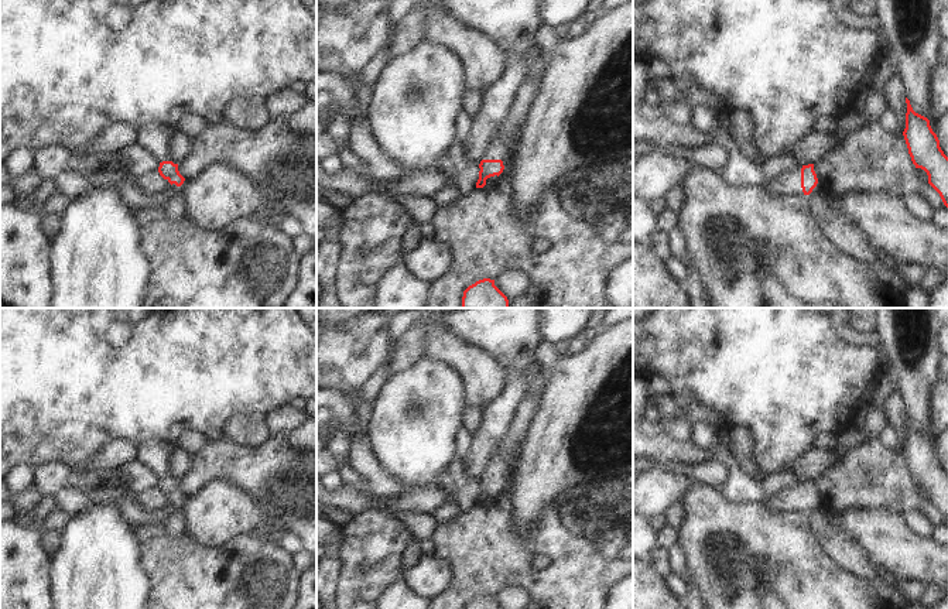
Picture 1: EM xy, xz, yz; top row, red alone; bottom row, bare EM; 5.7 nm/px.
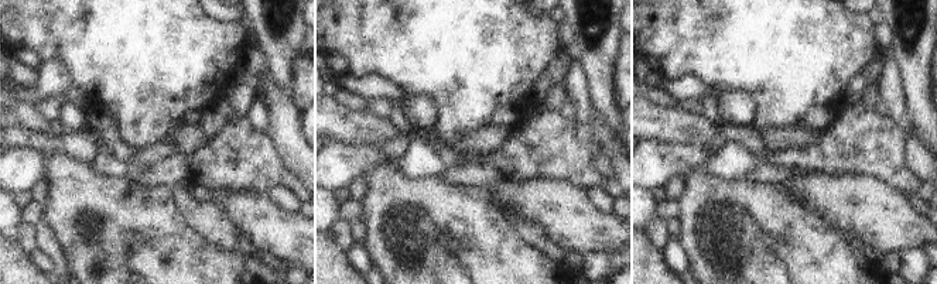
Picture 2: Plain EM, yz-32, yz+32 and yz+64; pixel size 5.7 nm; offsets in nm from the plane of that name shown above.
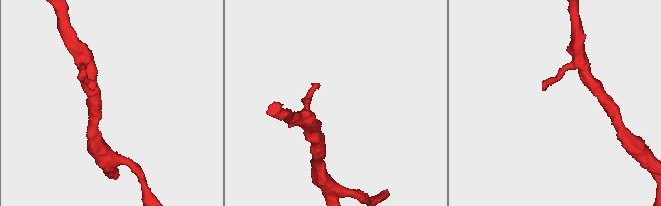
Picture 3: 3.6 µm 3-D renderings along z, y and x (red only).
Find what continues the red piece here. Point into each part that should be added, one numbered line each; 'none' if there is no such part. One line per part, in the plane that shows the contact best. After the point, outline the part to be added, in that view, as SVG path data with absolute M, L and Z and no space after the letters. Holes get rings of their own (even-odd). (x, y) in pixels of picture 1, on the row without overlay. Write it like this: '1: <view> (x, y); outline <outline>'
1: yz (789, 499); outline M802 482L793 489L783 489L767 497L764 504L774 512L804 512L801 504L801 485Z

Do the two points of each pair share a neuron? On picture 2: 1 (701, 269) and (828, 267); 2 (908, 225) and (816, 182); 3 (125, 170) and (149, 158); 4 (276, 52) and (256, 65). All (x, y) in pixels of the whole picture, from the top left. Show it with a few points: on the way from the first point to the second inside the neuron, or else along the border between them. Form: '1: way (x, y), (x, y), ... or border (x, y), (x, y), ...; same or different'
1: way (693, 221), (707, 198), (725, 197), (780, 219); same
2: way (885, 221), (865, 206), (838, 199); same
3: border (130, 166), (144, 168); different
4: border (256, 47), (263, 54), (267, 69); different

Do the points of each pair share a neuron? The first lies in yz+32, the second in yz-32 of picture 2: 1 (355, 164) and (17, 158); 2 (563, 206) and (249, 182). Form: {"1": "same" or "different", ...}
{"1": "same", "2": "different"}

